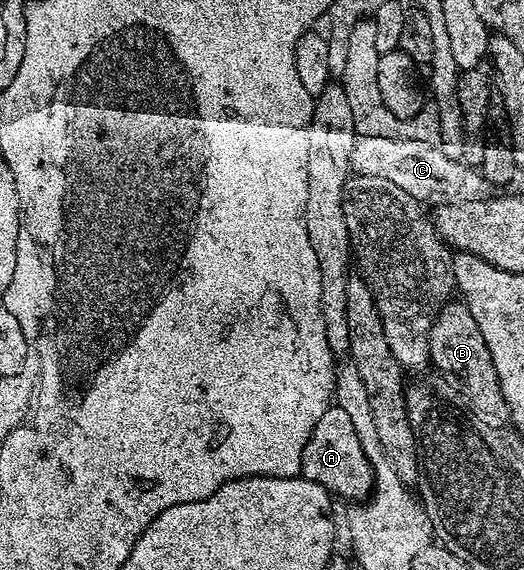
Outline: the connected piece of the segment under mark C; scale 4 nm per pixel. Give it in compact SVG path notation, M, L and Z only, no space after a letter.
M382 135L357 136L353 150L349 157L351 172L357 177L366 179L387 179L394 187L402 187L406 195L421 203L430 201L433 206L439 207L453 201L479 201L487 198L490 186L479 168L464 164L463 160L455 161L448 159L442 153L438 144L430 141L419 141L418 139L390 139Z

